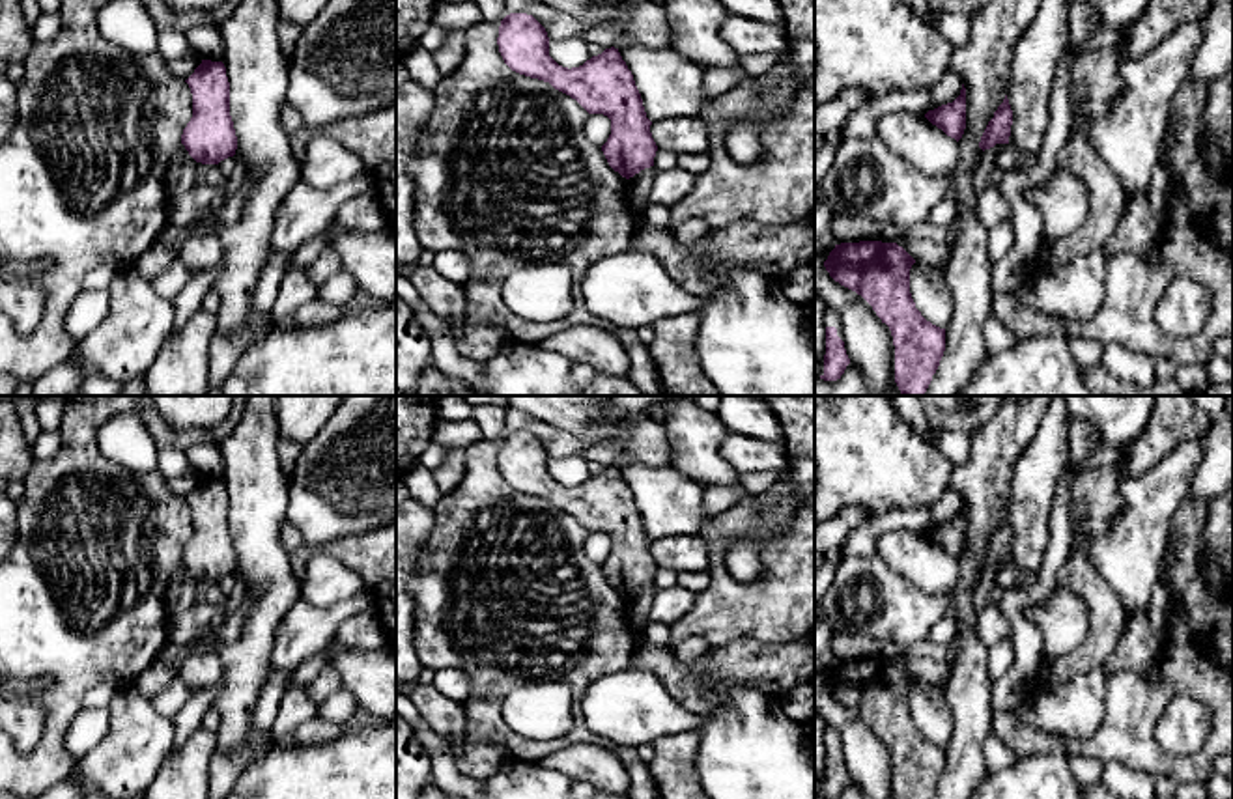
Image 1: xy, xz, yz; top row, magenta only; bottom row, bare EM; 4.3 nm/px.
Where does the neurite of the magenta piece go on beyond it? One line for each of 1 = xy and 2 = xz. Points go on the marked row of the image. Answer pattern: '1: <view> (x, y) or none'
1: none
2: none

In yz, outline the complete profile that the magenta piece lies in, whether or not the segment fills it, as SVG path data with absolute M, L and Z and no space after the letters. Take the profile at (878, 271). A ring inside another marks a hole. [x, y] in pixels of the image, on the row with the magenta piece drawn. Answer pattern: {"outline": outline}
{"outline": "M841 243L824 261L829 276L861 295L886 323L895 345L900 396L925 396L945 351L945 329L927 321L910 293L915 259L897 243Z"}

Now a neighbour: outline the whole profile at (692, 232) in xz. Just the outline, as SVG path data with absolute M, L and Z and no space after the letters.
M687 218L671 228L671 231L684 246L701 246L712 230L702 218Z

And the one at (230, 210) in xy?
M245 175L241 189L235 194L226 196L217 205L224 228L234 226L241 218L248 190L250 190L250 181Z

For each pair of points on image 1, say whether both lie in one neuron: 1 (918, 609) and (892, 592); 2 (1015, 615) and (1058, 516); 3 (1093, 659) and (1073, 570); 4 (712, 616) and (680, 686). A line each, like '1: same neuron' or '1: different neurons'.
1: same neuron
2: same neuron
3: same neuron
4: different neurons

